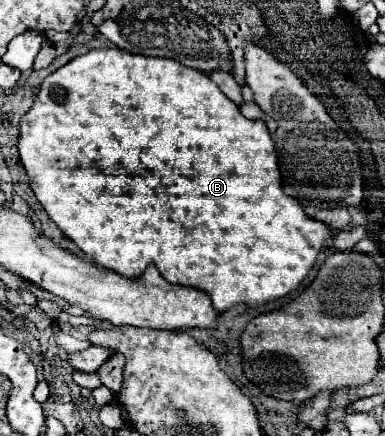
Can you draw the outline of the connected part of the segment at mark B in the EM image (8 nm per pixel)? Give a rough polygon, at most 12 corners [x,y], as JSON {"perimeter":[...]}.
{"perimeter":[[207,74],[47,76],[19,158],[61,232],[217,312],[333,230]]}

